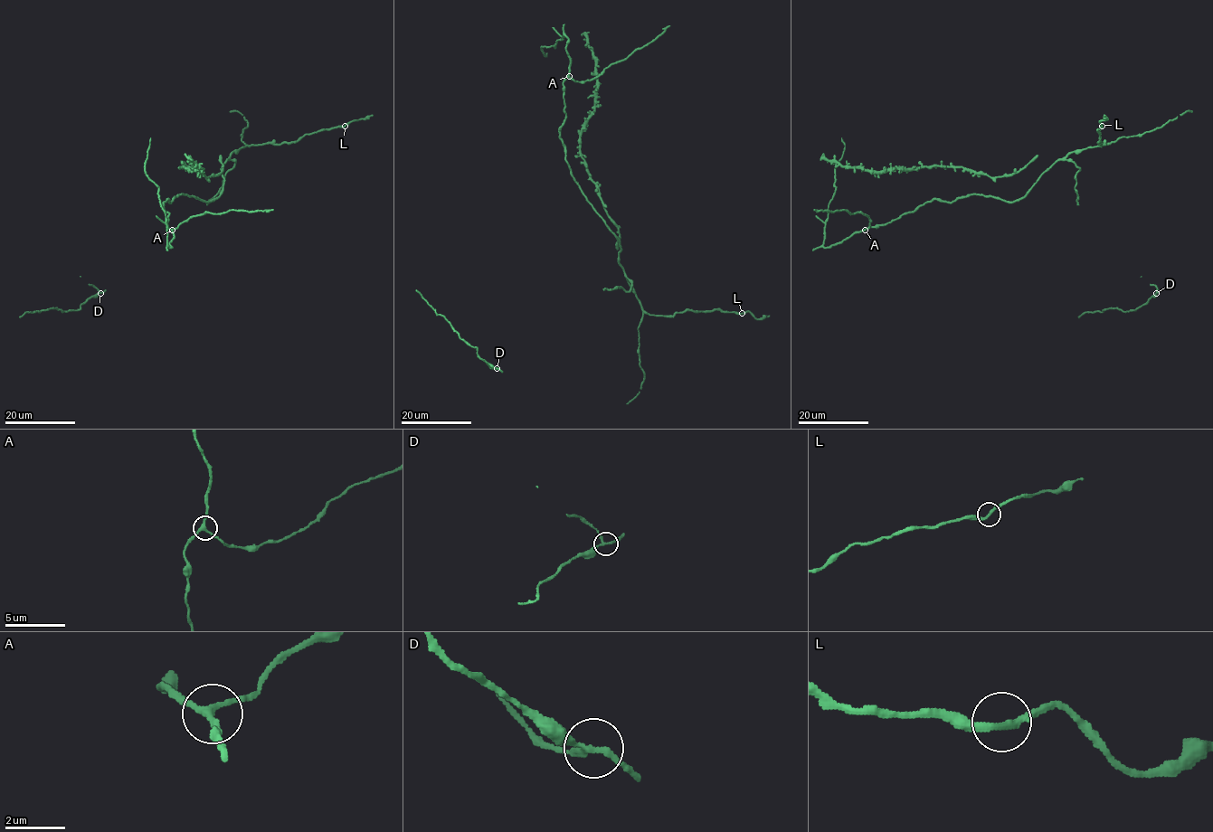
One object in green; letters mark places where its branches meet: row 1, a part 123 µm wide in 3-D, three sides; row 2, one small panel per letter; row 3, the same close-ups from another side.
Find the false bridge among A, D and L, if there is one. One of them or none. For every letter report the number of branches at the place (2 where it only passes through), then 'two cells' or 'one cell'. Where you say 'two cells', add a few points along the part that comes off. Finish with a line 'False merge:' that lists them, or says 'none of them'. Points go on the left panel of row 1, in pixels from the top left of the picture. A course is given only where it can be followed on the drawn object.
A: branches 3; one cell
D: branches 3; two cells; course (100, 293), (86, 300), (77, 309), (62, 311), (50, 308), (26, 311), (20, 317)
L: branches 3; one cell
False merge: D

